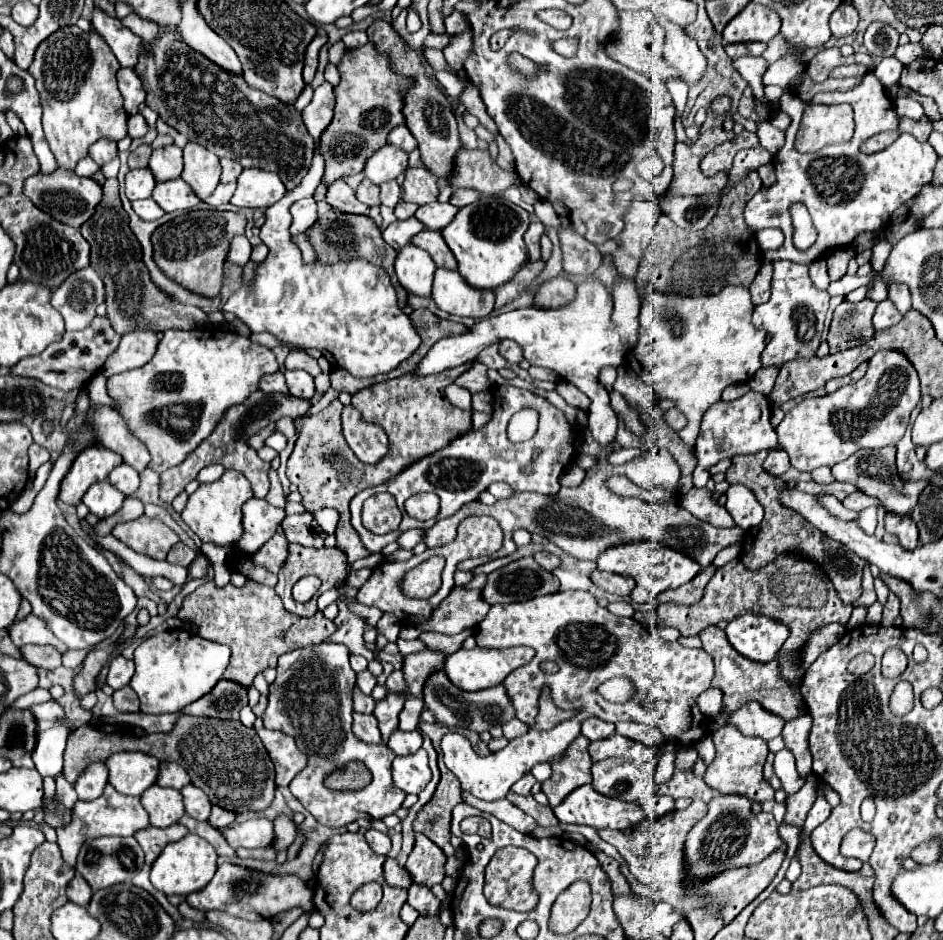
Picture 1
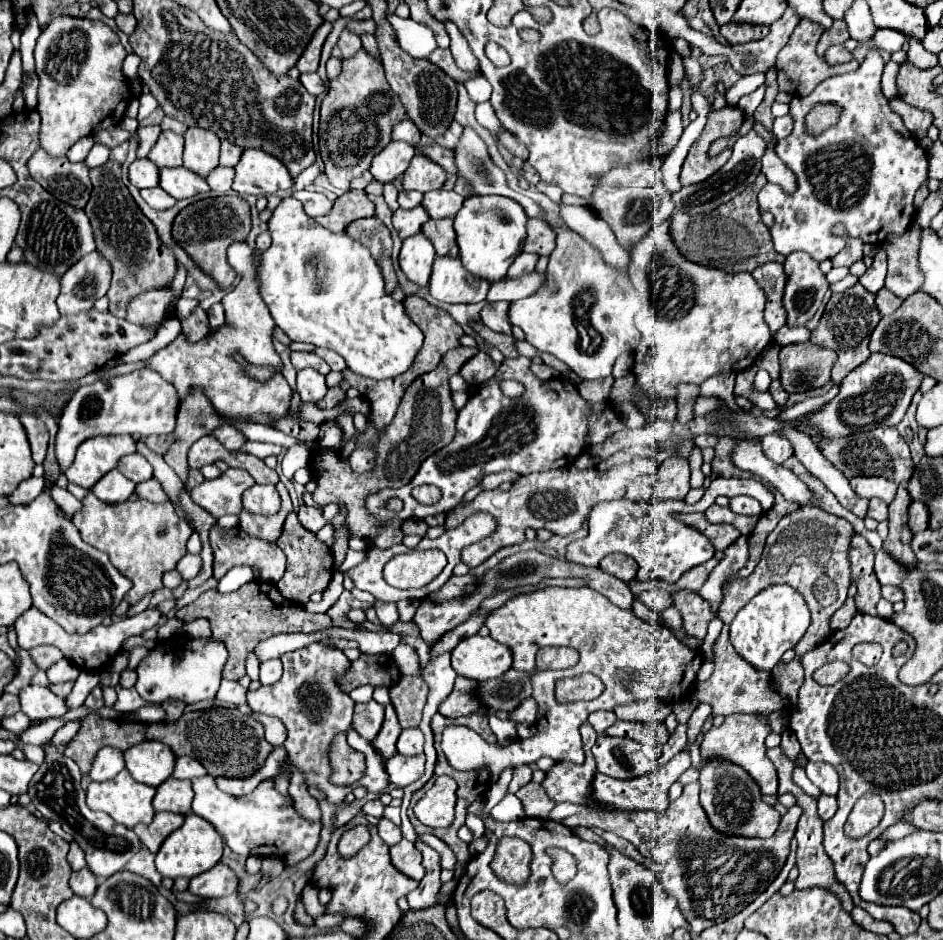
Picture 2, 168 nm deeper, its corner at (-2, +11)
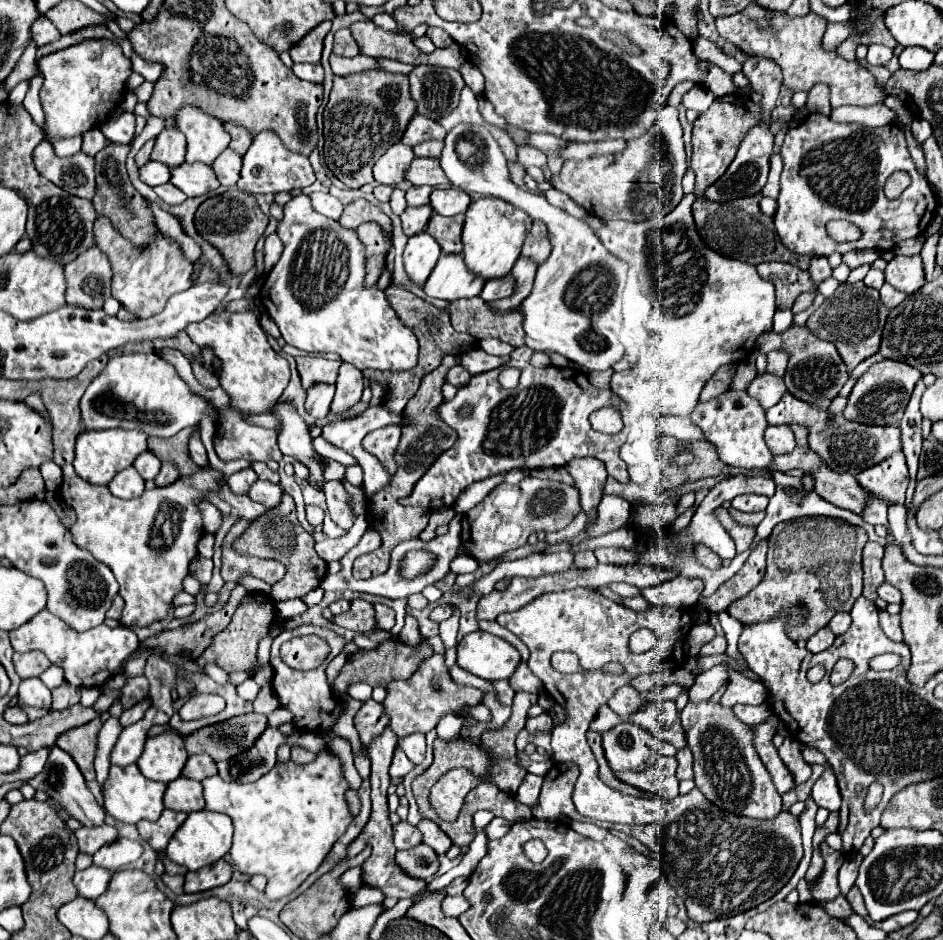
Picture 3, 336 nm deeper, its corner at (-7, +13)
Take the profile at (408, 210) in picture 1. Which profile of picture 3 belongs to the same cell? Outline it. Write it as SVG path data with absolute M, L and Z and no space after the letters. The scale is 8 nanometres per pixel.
M411 186L407 190L407 204L409 206L423 206L429 204L429 194L433 188L429 186Z

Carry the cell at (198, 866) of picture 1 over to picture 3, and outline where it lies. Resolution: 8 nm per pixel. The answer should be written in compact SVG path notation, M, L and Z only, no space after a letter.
M199 810L191 812L183 822L183 826L173 834L171 842L165 848L165 854L173 862L185 866L187 870L199 870L201 866L209 866L219 858L223 858L231 848L231 838L233 838L233 822L227 814Z

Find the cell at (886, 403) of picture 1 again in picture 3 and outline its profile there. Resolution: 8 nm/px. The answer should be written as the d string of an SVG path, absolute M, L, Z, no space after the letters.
M883 360L879 364L873 364L855 384L847 408L843 410L843 416L847 420L855 420L861 424L879 424L879 426L899 426L899 420L905 412L905 404L909 402L909 396L921 378L921 372L905 362L895 360Z

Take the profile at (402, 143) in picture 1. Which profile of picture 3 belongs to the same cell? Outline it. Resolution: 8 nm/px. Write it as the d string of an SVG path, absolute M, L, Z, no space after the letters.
M417 114L417 116L409 122L409 126L407 126L401 142L407 144L407 146L417 146L417 144L421 144L421 142L425 142L425 140L443 140L445 134L447 134L447 132L445 132L445 128L443 128L439 122Z

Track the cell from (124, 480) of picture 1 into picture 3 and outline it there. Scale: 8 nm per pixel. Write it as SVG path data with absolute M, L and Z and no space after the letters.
M143 452L143 454L135 460L133 466L135 466L137 472L143 476L143 480L153 480L153 478L159 474L159 470L161 470L161 460L159 460L157 456L153 456L151 452Z

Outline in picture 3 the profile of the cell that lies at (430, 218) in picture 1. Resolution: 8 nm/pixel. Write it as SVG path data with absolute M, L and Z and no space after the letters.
M459 188L431 192L431 208L441 216L463 214L469 208L469 204L471 204L471 196Z

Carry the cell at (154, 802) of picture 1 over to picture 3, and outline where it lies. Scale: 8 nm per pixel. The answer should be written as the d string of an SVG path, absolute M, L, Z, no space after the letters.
M179 776L177 780L169 782L167 792L165 792L165 806L171 810L179 810L179 812L203 810L205 800L203 800L201 782L193 782L185 776Z

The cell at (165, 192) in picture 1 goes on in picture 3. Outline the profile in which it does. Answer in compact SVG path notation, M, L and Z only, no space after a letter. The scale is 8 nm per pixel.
M181 164L171 170L171 182L187 196L203 196L219 188L219 180L211 166L205 164Z

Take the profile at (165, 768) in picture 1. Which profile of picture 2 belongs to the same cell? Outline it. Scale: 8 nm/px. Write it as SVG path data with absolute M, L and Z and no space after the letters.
M190 756L176 758L176 766L172 772L174 778L184 780L184 778L196 778L196 776L204 776L204 774L206 774L204 766L200 766L200 762L196 762L194 758L190 758Z

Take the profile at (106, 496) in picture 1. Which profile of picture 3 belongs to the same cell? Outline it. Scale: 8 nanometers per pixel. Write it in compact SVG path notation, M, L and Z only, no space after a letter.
M131 466L119 472L109 484L109 490L117 498L139 498L145 490L145 480L139 476L139 472Z

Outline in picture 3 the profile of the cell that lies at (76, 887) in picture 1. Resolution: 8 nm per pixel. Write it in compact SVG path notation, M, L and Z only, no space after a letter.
M89 866L81 872L75 872L73 884L79 890L79 896L89 898L89 900L97 900L109 886L111 880L111 872L99 866Z

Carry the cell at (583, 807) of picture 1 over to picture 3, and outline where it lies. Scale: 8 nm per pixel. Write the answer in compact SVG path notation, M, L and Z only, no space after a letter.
M659 758L657 764L653 764L647 770L641 772L619 772L617 778L625 780L627 784L635 784L637 788L645 792L659 794L661 798L675 798L679 794L679 780L675 778L677 760L675 758Z

